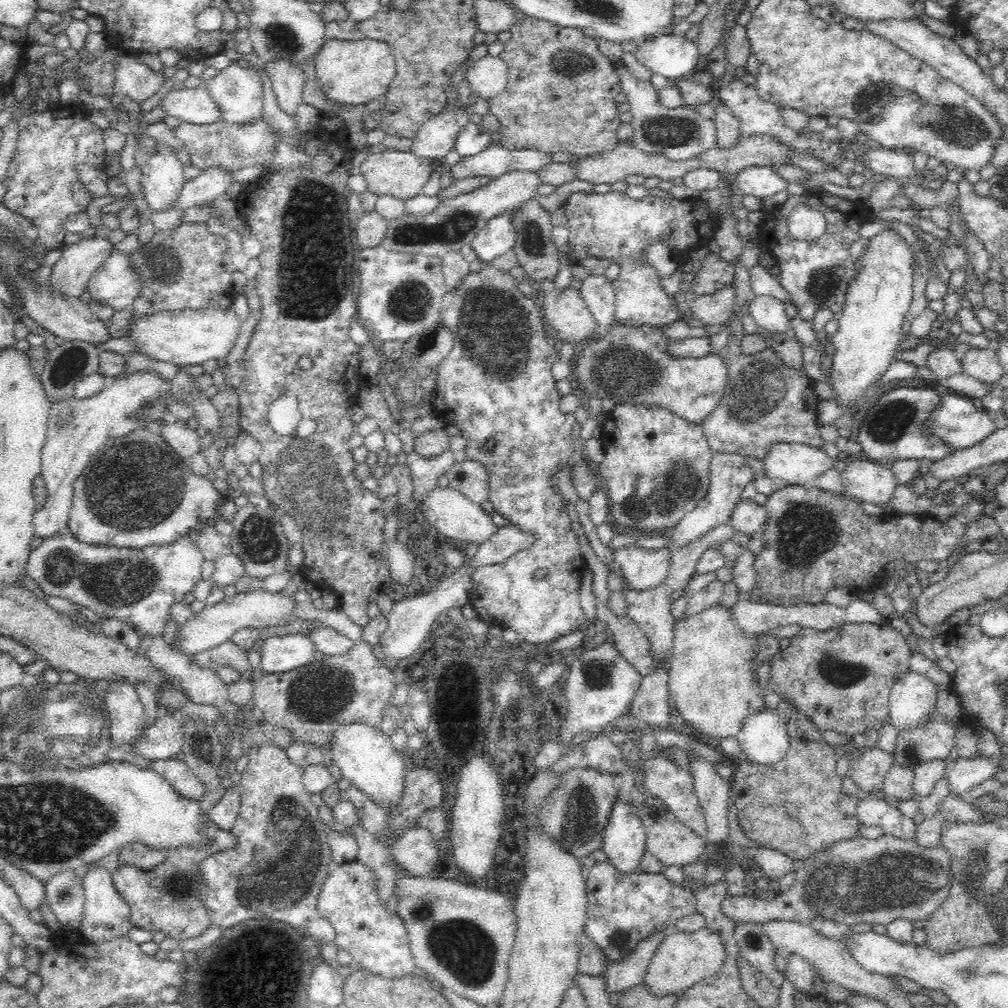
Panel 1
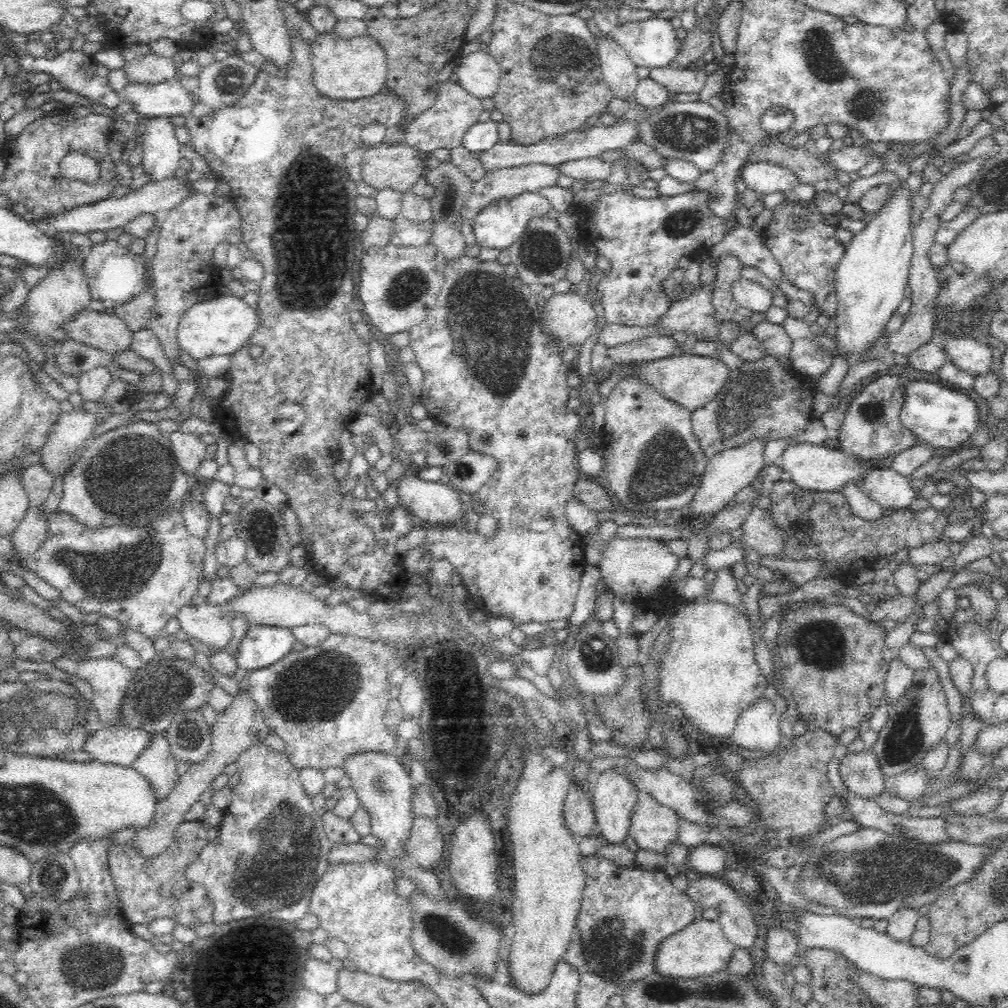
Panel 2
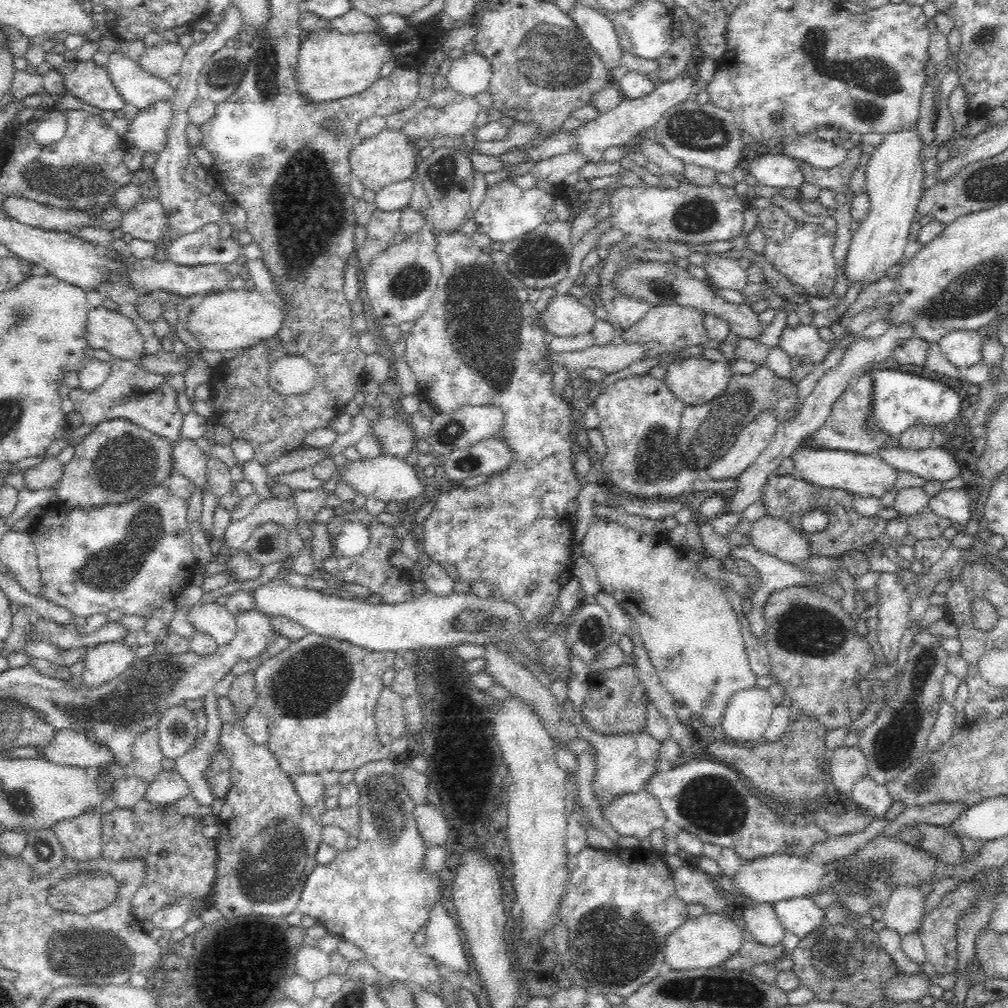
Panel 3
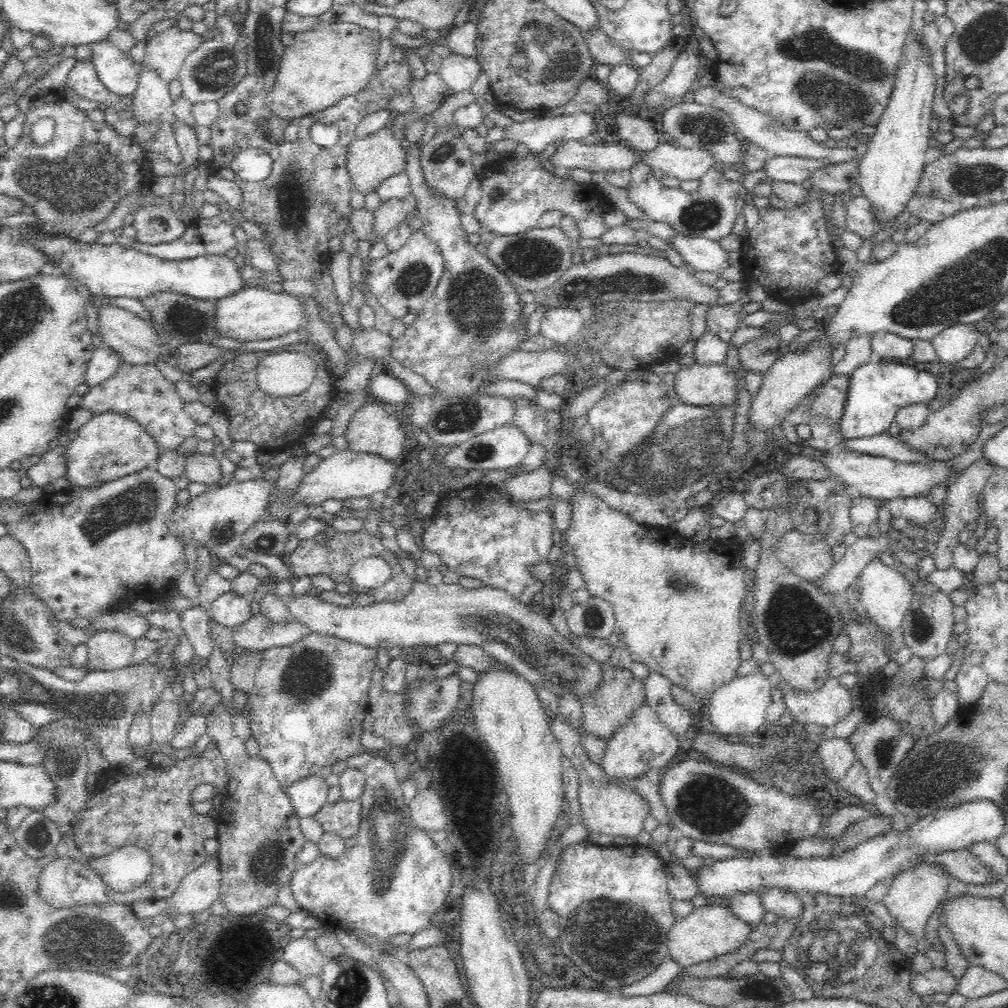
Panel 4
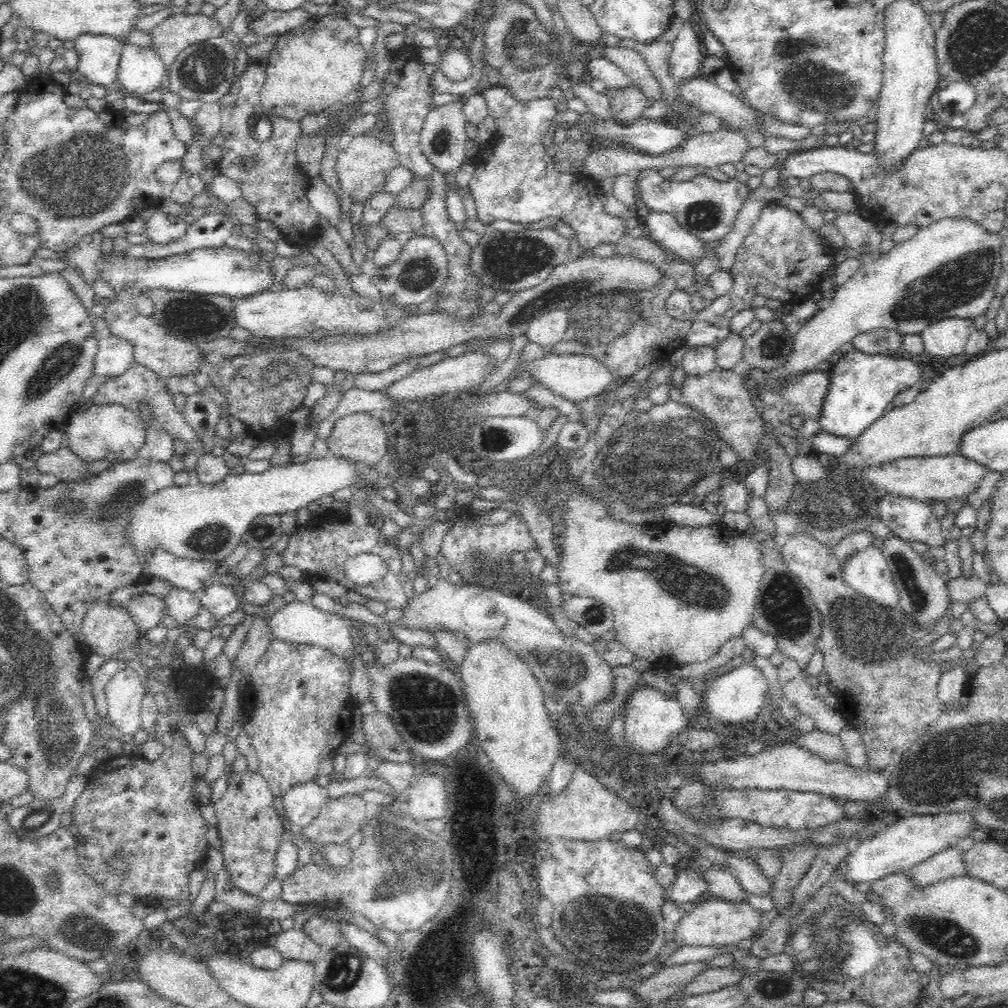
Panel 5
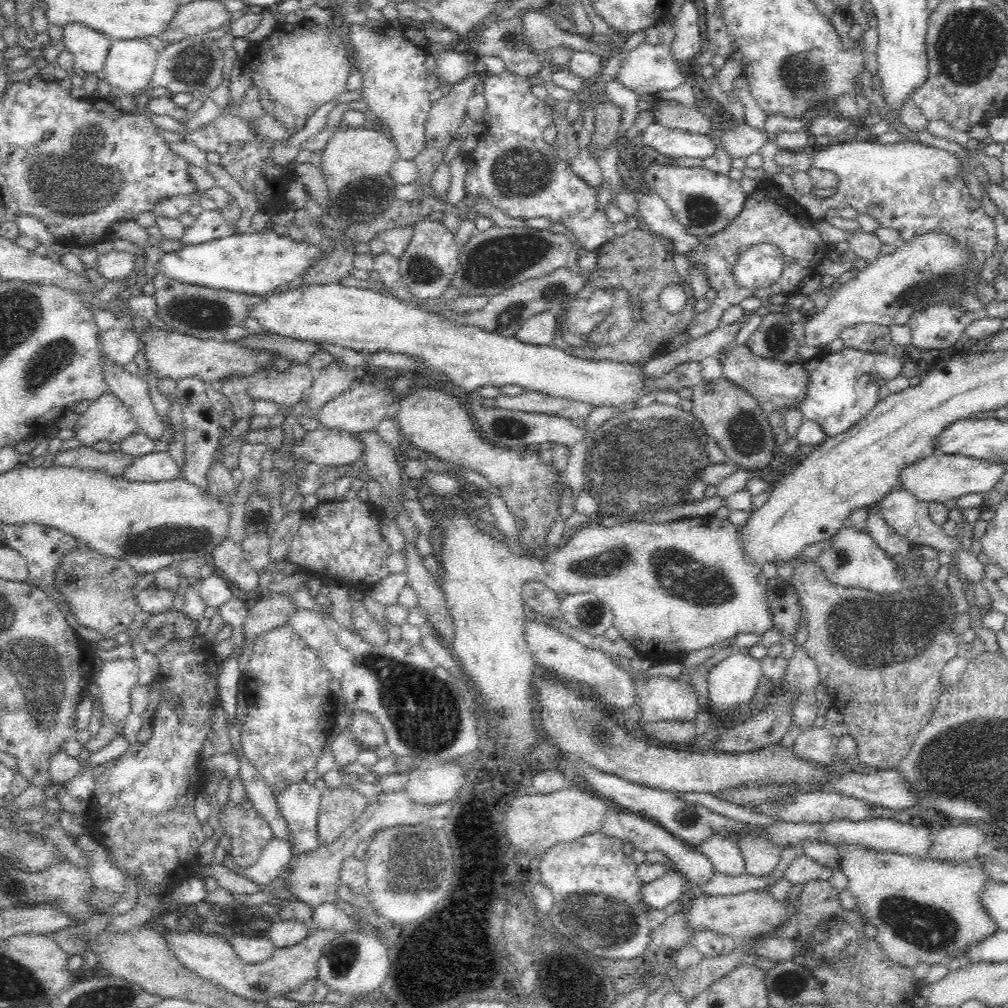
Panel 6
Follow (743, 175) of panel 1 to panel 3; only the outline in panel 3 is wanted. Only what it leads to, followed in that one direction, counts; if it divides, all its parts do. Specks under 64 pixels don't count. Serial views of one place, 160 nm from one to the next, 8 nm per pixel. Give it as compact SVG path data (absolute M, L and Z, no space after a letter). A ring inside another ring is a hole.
M782 154L760 155L750 164L750 170L762 186L798 189L802 183L799 162Z

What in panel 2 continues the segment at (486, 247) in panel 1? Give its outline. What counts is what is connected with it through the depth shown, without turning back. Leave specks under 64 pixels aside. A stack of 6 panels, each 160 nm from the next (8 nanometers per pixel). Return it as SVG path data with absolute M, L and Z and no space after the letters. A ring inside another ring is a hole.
M523 192L513 197L500 197L484 205L473 220L473 238L481 247L507 249L526 232L532 218L542 218L551 204L537 192Z

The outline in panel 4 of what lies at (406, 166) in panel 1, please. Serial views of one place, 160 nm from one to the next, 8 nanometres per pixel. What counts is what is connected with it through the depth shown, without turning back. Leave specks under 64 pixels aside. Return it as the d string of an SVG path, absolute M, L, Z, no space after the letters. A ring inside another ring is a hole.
M390 126L384 127L378 132L367 137L352 141L346 156L346 169L349 174L349 182L353 188L362 194L370 194L393 174L406 170L406 155L404 155L405 140L396 134Z

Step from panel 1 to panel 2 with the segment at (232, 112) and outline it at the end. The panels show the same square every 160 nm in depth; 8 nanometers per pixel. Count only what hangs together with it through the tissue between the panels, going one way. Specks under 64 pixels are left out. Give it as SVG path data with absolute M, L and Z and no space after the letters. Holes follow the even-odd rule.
M239 54L202 68L194 80L194 89L206 111L213 113L242 98L256 78L256 68L244 62Z

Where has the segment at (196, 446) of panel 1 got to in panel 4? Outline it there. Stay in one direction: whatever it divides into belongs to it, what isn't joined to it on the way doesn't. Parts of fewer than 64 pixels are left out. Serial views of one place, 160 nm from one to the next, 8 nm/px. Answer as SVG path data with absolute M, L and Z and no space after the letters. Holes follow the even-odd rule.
M189 451L186 454L184 473L190 482L200 482L213 487L223 476L220 471L220 455L203 455Z

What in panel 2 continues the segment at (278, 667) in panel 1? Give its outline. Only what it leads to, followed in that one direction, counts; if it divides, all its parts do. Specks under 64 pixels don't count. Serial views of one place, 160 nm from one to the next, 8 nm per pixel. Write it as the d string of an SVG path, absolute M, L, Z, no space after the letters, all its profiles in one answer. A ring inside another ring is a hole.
M249 623L248 630L244 634L244 639L240 640L238 648L233 652L235 666L239 670L251 672L259 668L264 668L266 665L274 664L277 660L280 660L292 651L294 641L296 639L292 637L292 633L288 629Z

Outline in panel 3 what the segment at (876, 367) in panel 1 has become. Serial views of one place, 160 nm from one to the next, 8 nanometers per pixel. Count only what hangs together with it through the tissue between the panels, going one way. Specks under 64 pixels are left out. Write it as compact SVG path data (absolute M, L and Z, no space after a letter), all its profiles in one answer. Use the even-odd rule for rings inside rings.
M914 126L884 133L882 142L876 148L869 149L870 160L868 160L866 170L864 170L864 174L866 174L864 176L866 178L864 187L868 193L871 207L857 230L853 232L851 244L845 258L844 275L846 280L848 280L849 286L852 286L854 282L860 282L862 284L860 290L863 290L868 283L887 275L888 270L894 270L896 261L901 259L909 240L908 233L916 213L916 205L922 194L922 180L924 180L922 150L924 148L926 146L922 144L922 138L920 138L920 134L918 134L918 130Z

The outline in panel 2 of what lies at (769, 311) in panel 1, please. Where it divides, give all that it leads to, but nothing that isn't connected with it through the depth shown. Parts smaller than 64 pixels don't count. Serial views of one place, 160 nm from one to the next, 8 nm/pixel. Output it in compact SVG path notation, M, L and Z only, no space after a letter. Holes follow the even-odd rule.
M740 275L731 285L731 293L734 294L737 307L748 309L754 313L765 314L776 303L772 299L771 292L757 282L748 280Z

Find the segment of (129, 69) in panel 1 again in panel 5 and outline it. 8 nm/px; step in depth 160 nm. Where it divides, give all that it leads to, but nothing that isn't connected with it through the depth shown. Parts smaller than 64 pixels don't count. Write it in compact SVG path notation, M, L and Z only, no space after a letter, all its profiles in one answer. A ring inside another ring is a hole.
M184 11L182 14L170 15L164 22L154 26L150 33L153 41L151 47L168 68L188 46L221 34L221 24L214 15L209 16L205 12L187 14Z

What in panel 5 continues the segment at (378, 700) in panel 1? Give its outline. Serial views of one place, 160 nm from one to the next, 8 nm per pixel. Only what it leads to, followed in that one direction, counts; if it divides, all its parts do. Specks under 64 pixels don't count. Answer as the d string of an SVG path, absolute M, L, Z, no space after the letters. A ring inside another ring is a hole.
M272 640L269 648L249 672L244 700L243 730L258 755L259 773L266 779L274 797L286 794L298 784L316 780L319 763L335 754L352 730L352 710L356 703L350 694L351 660L337 658L316 646Z

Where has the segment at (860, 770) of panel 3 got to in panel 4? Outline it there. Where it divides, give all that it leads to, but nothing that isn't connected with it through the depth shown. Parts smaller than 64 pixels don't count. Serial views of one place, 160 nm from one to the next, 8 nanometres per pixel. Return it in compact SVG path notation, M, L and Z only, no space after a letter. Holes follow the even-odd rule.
M830 738L822 740L818 744L819 762L823 766L823 772L834 782L841 782L852 764L855 751L848 739Z

